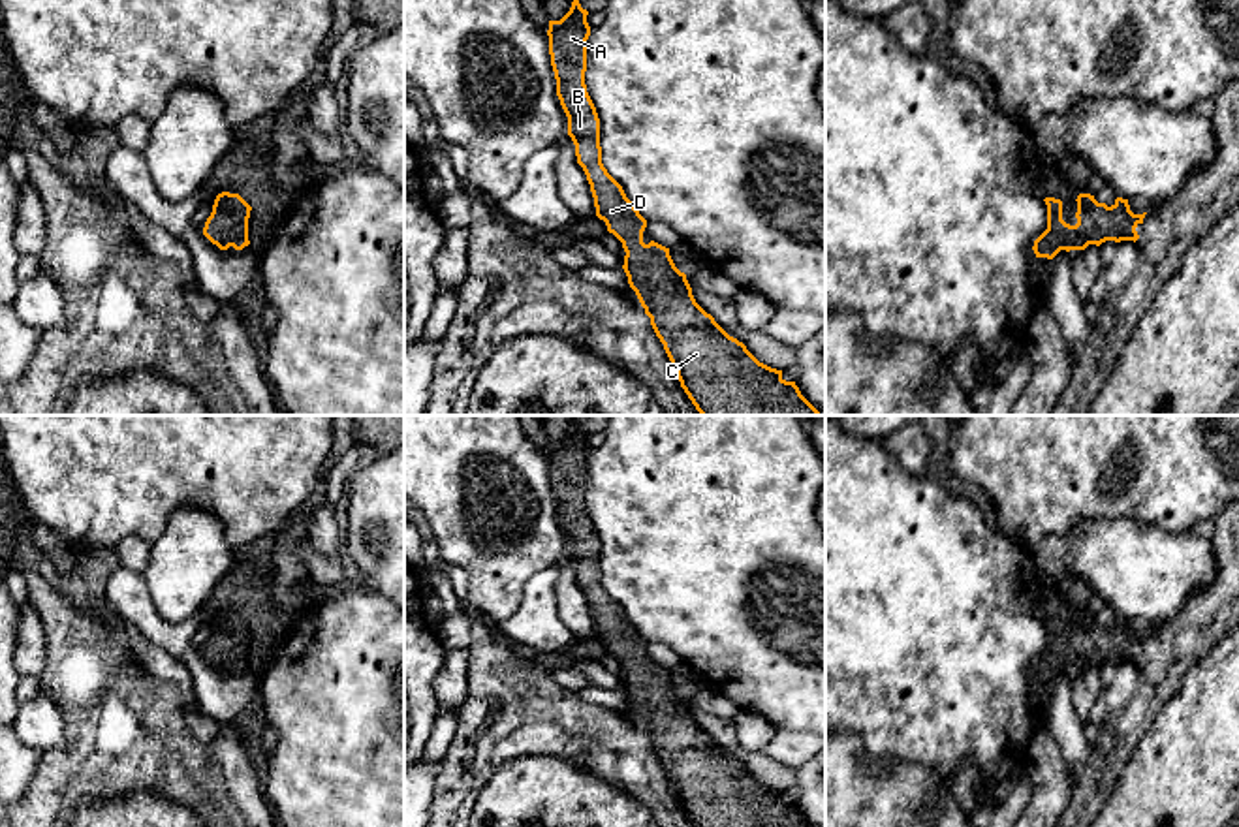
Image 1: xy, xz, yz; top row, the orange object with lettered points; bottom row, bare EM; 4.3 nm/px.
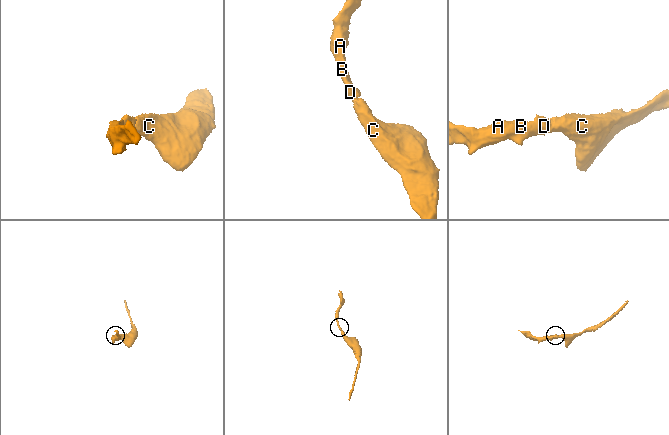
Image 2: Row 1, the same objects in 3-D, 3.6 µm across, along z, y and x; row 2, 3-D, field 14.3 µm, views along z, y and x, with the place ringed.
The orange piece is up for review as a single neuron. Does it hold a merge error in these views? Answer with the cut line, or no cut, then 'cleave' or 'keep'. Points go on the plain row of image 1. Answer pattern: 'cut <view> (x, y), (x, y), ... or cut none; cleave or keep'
cut none; keep

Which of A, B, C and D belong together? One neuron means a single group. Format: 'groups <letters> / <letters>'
groups A B C D

